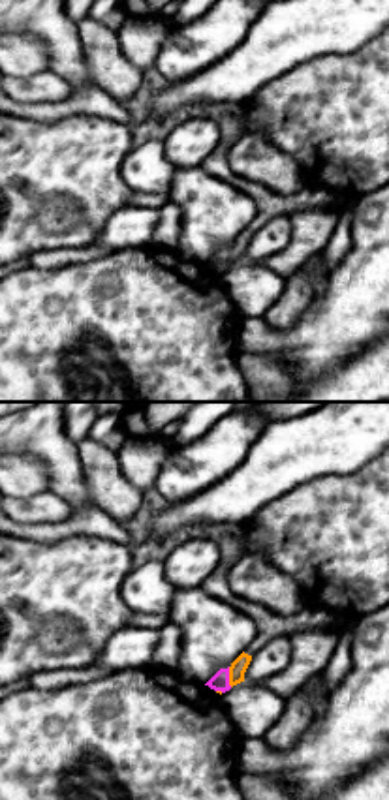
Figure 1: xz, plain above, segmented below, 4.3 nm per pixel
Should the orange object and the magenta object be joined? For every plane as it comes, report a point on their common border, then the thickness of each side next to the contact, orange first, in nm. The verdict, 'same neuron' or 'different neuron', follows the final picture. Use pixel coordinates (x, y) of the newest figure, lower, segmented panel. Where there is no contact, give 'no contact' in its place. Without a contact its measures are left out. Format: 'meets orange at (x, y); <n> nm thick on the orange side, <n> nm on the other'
meets orange at (230, 676); 70 nm thick on the orange side, 80 nm on the other

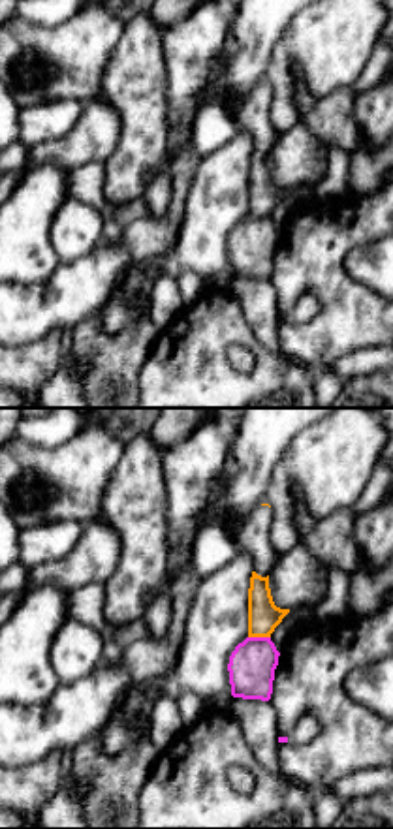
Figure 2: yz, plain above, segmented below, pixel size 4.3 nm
meets orange at (260, 636); 140 nm thick on the orange side, 200 nm on the other

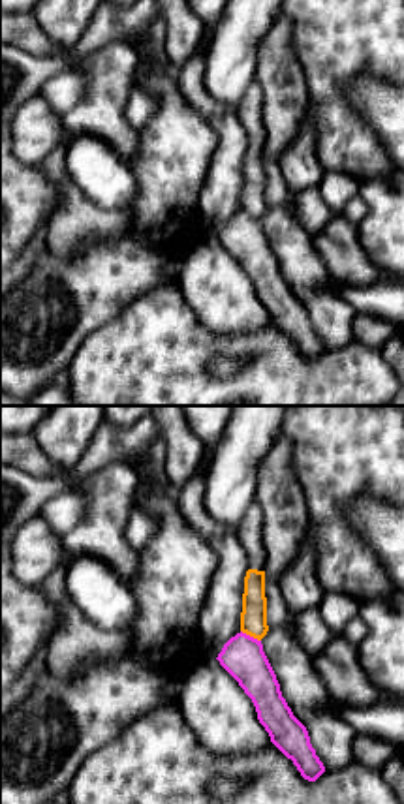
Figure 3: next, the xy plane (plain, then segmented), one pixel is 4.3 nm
meets orange at (250, 635); 110 nm thick on the orange side, 180 nm on the other

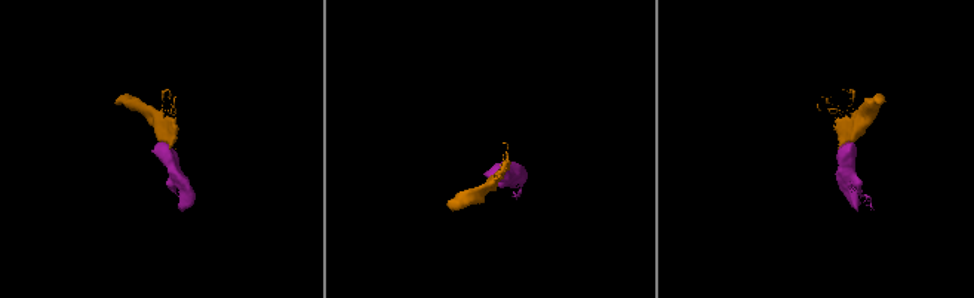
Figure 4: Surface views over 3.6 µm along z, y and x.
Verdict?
different neuron

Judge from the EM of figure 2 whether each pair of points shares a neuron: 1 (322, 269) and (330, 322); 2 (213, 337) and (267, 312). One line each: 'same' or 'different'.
1: same
2: different

